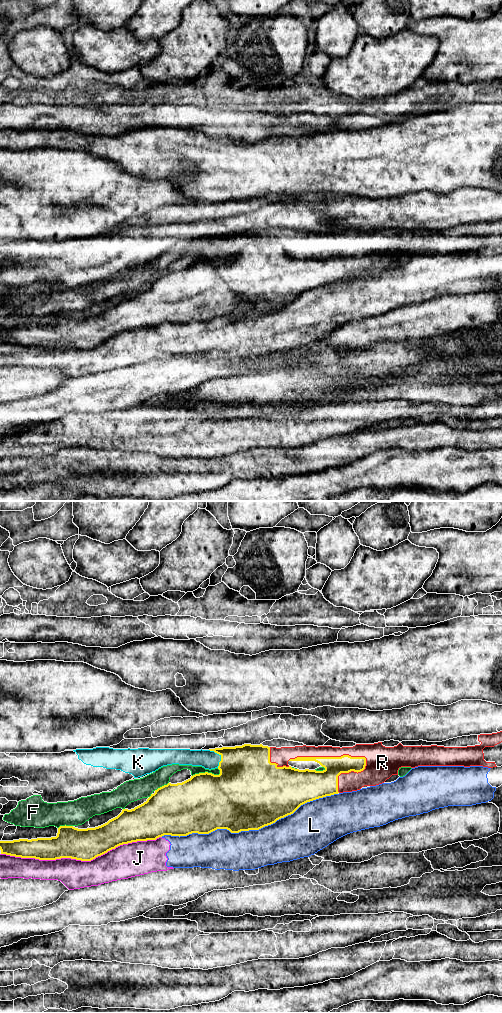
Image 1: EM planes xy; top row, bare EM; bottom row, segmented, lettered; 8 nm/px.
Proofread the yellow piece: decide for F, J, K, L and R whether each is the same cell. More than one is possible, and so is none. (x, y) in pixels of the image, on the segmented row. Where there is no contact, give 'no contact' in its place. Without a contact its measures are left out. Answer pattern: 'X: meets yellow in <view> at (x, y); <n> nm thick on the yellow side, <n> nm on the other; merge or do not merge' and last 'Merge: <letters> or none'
F: meets yellow in xy at (207, 772); 460 nm thick on the yellow side, 70 nm on the other; do not merge
J: meets yellow in xy at (81, 860); 260 nm thick on the yellow side, 240 nm on the other; do not merge
K: meets yellow in xy at (221, 756); 440 nm thick on the yellow side, 150 nm on the other; do not merge
L: meets yellow in xy at (249, 829); 500 nm thick on the yellow side, 320 nm on the other; do not merge
R: meets yellow in xy at (330, 757); 220 nm thick on the yellow side, 160 nm on the other; do not merge
Merge: none

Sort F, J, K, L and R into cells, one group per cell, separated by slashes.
F R / J L / K

